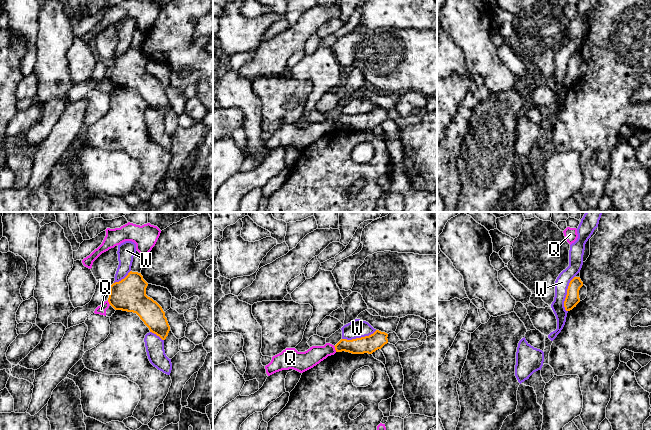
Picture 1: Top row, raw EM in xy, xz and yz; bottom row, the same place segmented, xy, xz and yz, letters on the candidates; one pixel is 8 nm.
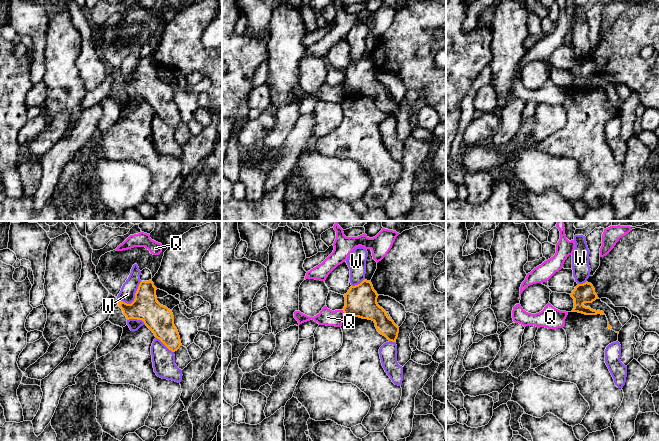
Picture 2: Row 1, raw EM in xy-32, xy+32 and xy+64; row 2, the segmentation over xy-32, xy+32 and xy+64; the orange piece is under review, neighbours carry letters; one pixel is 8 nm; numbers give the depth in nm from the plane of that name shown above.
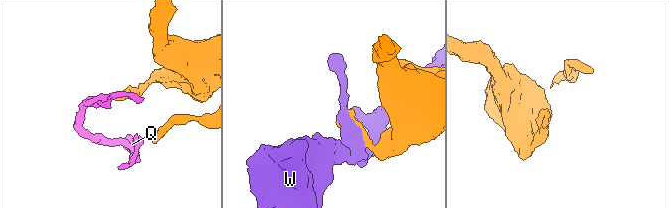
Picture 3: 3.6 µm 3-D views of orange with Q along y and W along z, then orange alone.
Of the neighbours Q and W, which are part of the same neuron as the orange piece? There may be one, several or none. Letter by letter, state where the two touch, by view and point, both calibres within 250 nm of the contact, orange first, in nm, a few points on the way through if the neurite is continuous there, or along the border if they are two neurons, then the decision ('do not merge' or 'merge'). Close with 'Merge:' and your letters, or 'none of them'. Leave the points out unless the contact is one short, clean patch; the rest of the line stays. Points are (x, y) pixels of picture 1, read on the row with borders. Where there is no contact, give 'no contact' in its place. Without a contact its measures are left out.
Q: xz (335, 349) | 130/150 nm | along xz (333, 346), (336, 351) | do not merge
W: yz (567, 294) | 110/110 nm | do not merge
Merge: none of them

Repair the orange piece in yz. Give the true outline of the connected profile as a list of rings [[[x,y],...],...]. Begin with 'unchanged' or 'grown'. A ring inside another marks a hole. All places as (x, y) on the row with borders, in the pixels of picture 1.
unchanged | [[[574,277],[568,286],[567,295],[564,301],[566,311],[572,310],[580,302],[579,290],[583,286],[580,277]]]

